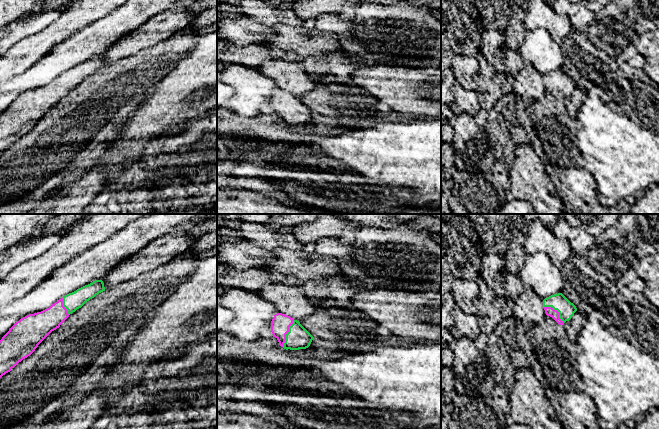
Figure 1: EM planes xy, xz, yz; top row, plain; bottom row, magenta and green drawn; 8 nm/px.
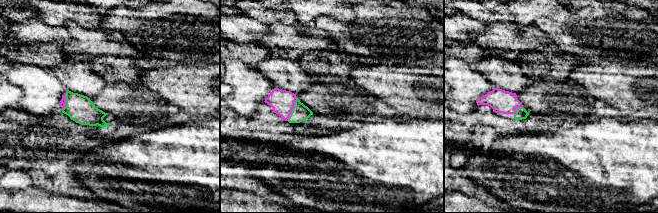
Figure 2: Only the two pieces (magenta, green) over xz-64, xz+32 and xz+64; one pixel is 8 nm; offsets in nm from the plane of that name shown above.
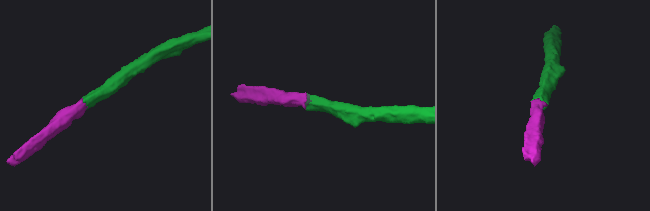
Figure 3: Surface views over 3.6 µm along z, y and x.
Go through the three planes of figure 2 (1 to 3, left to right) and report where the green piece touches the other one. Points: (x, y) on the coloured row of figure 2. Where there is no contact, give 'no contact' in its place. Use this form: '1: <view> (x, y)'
1: xz-64 (65, 101)
2: xz+32 (291, 109)
3: xz+64 (516, 107)

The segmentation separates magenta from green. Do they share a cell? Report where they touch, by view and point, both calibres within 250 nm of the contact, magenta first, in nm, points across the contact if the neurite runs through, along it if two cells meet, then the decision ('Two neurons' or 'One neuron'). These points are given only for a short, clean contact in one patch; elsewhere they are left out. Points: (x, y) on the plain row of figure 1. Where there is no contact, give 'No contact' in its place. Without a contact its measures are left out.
Touches magenta at xz (287, 108). Thickness 150 nm (magenta) against 180 nm. Path across: xz (280, 100), (287, 108), (298, 113). One neuron

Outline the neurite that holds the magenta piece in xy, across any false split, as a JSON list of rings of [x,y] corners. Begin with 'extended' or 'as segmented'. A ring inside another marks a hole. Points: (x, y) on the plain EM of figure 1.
extended; [[[95,56],[63,72],[49,84],[17,97],[0,116],[0,154],[30,132],[70,90],[103,67],[103,57]]]

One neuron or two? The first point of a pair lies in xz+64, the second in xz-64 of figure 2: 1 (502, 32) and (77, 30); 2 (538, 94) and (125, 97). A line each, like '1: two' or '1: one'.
1: one
2: one

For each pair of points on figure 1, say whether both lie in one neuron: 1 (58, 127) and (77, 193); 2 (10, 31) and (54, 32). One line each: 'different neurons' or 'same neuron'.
1: different neurons
2: different neurons

